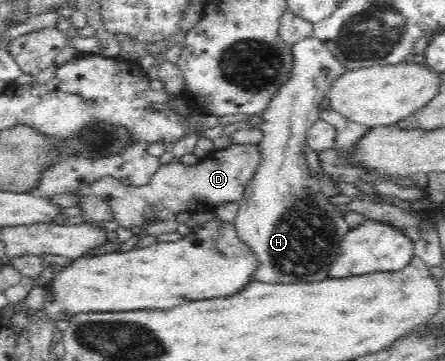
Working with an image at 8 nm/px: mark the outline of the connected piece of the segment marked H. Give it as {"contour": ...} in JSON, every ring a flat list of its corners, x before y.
{"contour":[[311,32,309,36,291,45,289,76,262,112,263,121,258,126,262,134,261,142,257,144,259,164,251,180,243,188,243,198,238,202,240,209,234,220,238,235,251,245,261,259,261,268,256,274,256,280,261,283,300,284,328,279,339,245,349,232,350,226,344,217,345,207,333,204,331,197,323,195,320,180,309,171,305,145,309,129,320,119,319,106,323,98,326,98,331,82,345,71,345,67,326,42]]}

